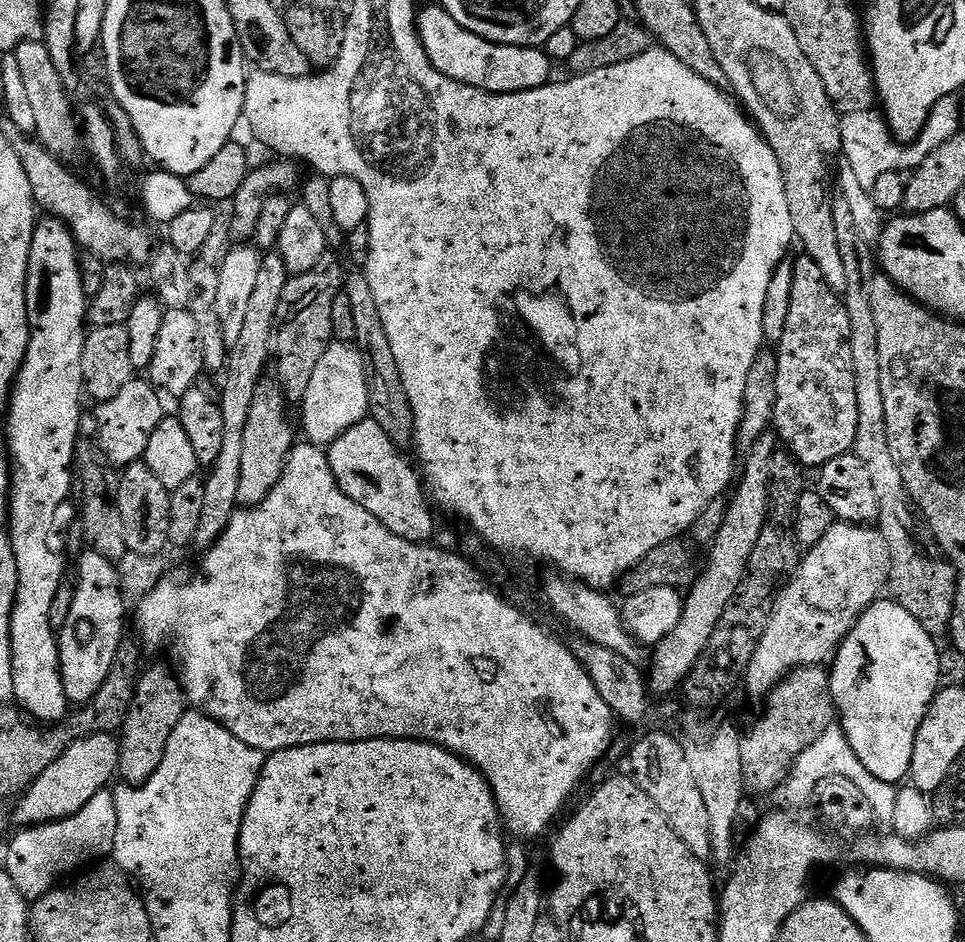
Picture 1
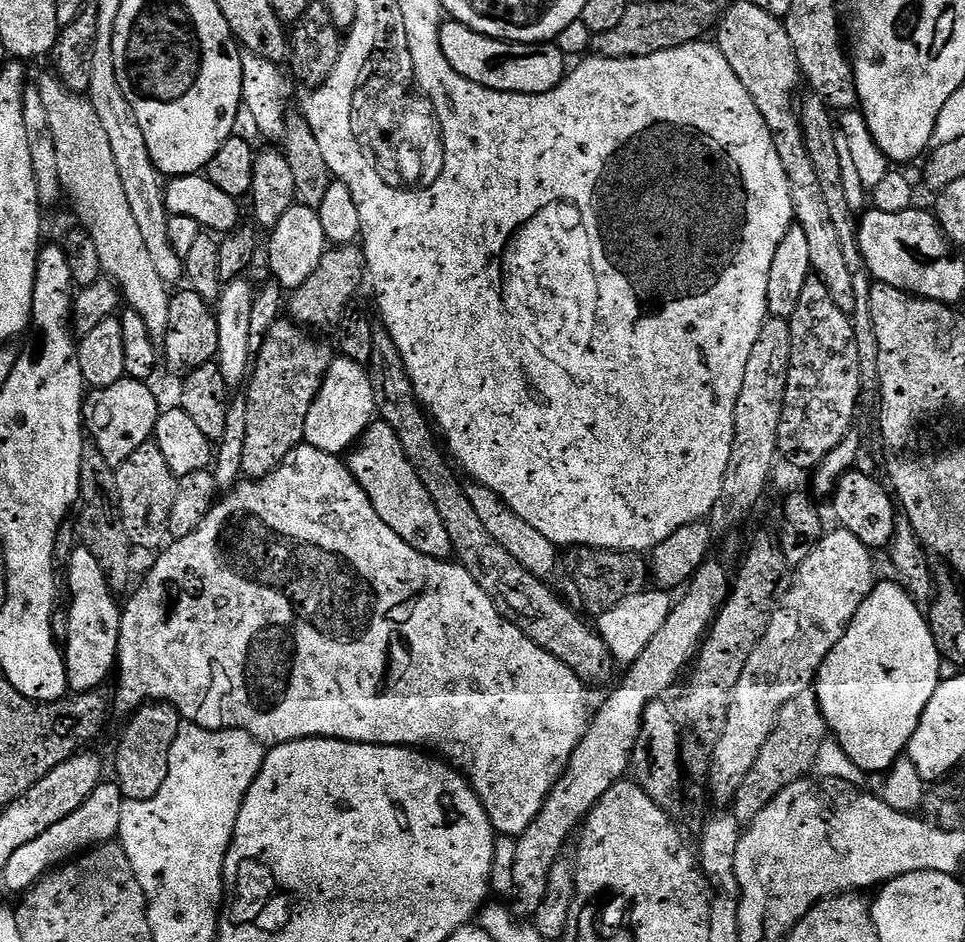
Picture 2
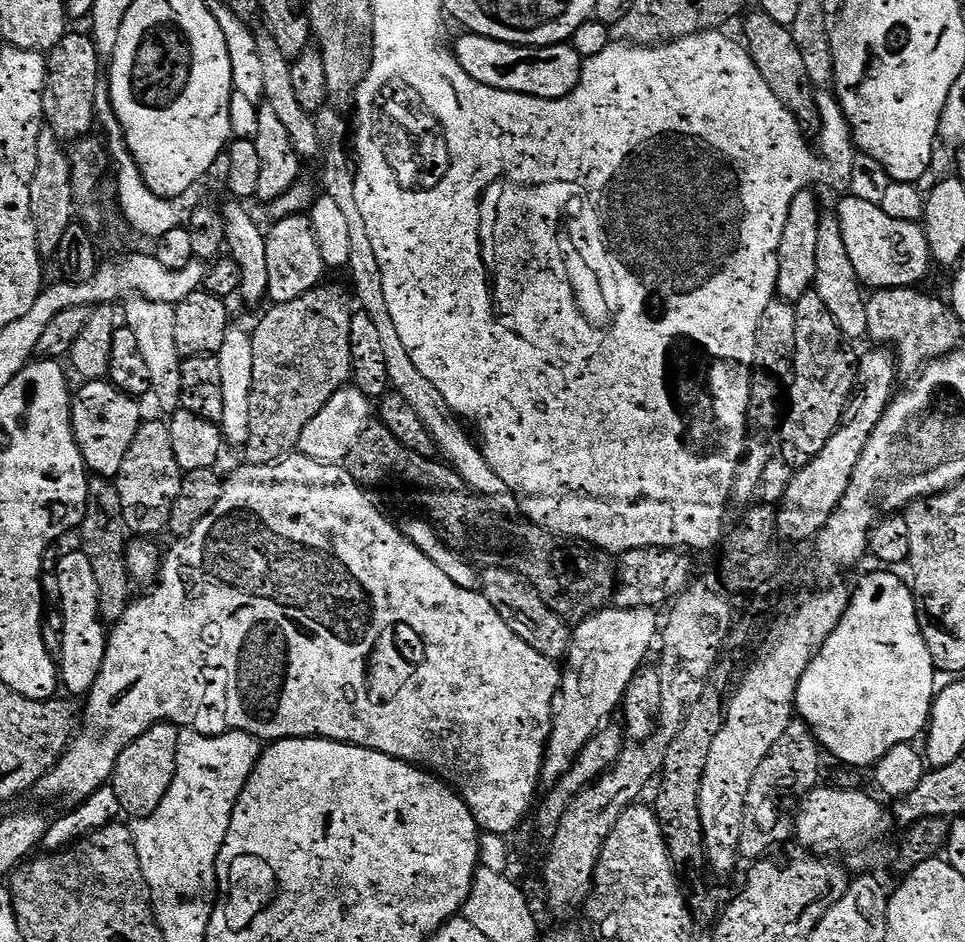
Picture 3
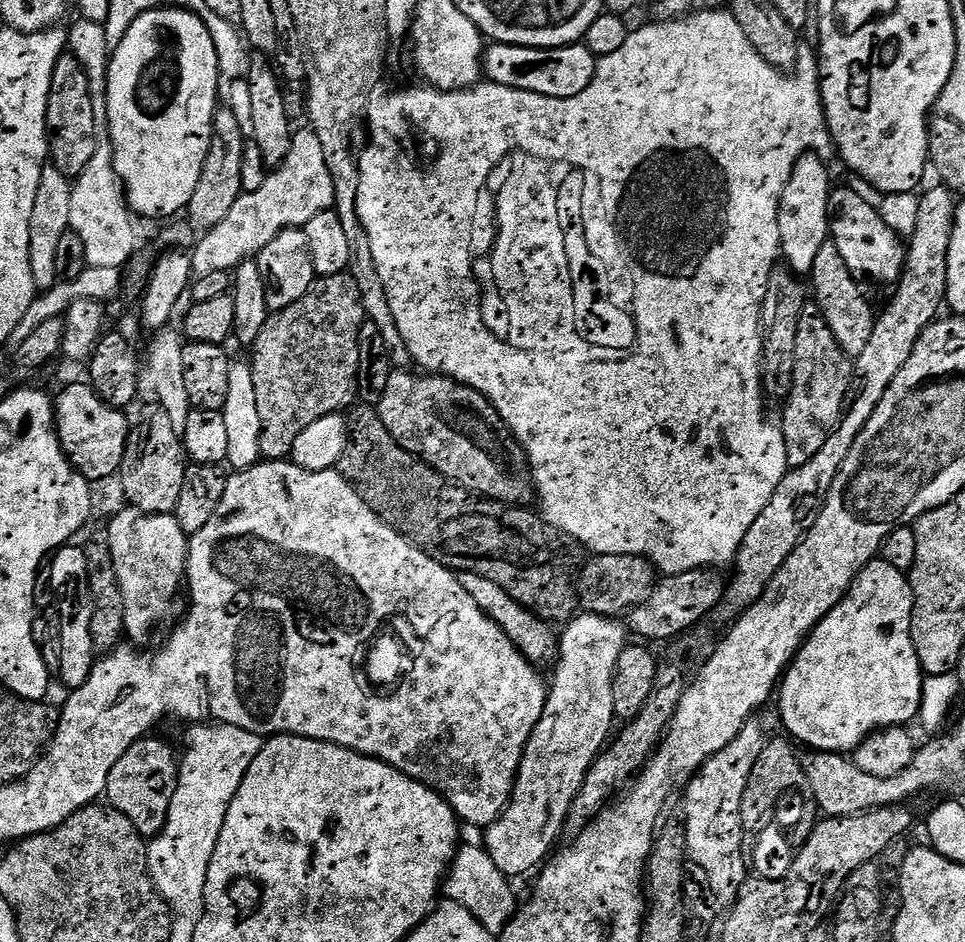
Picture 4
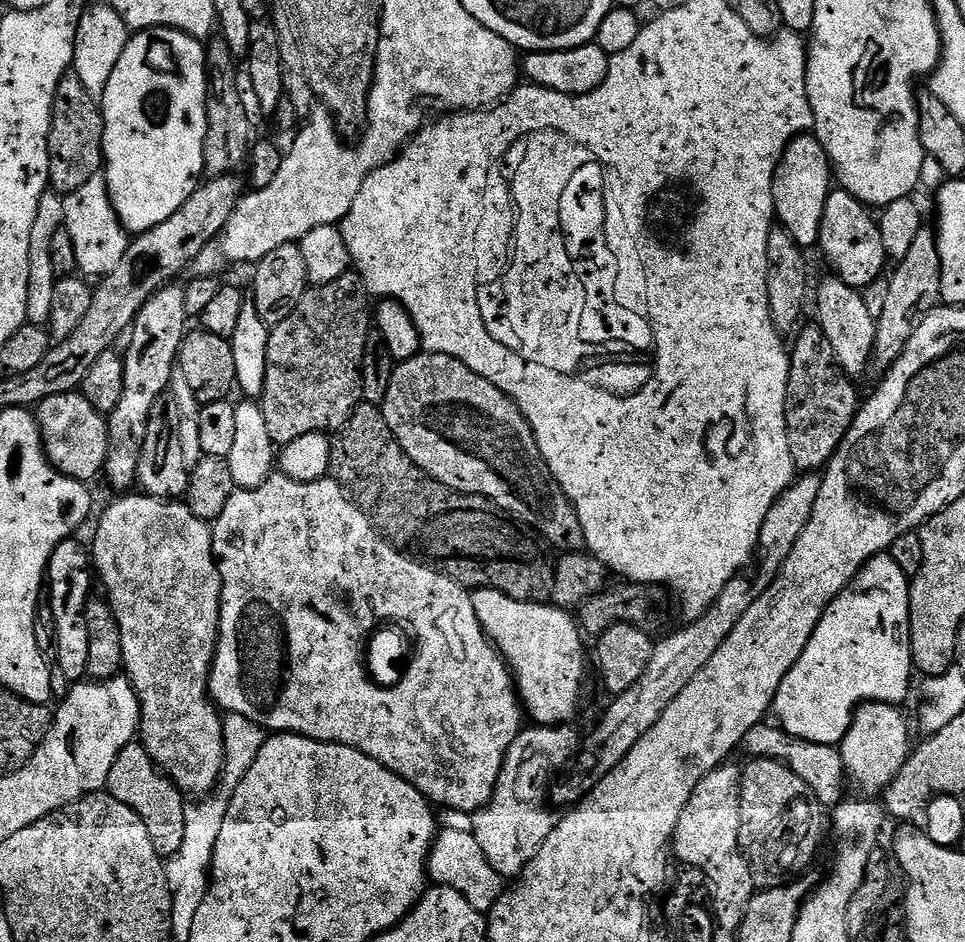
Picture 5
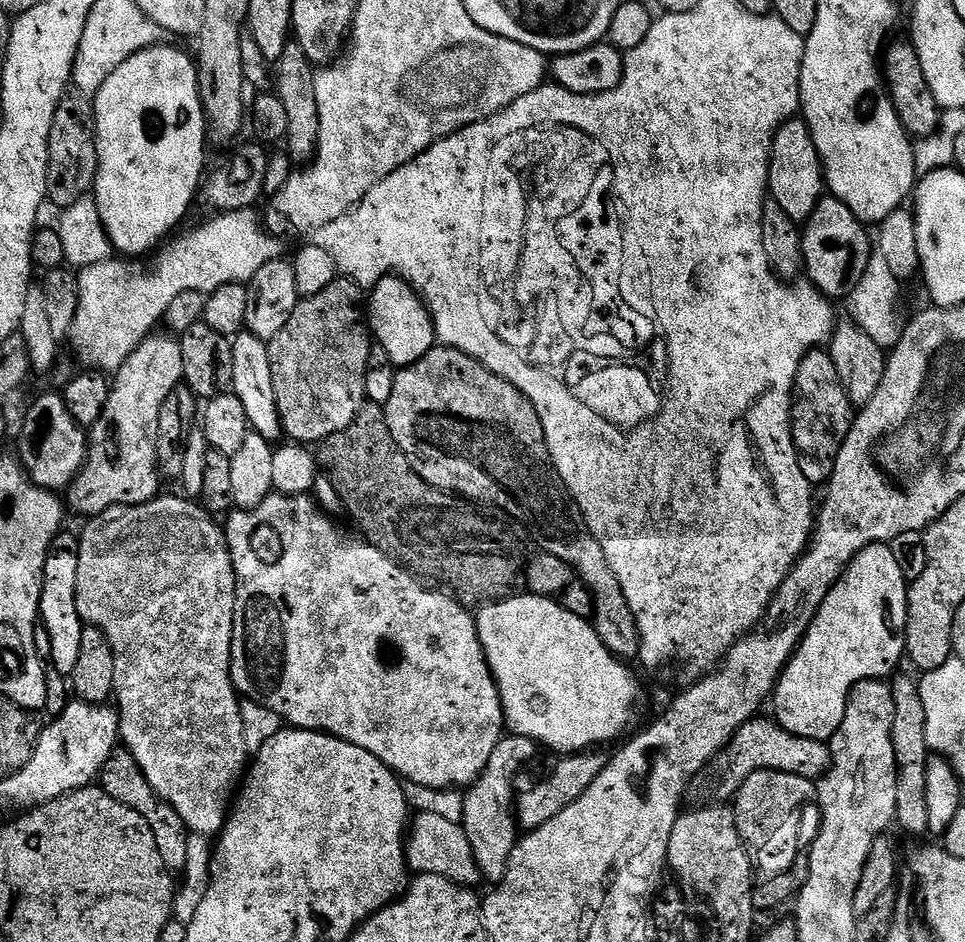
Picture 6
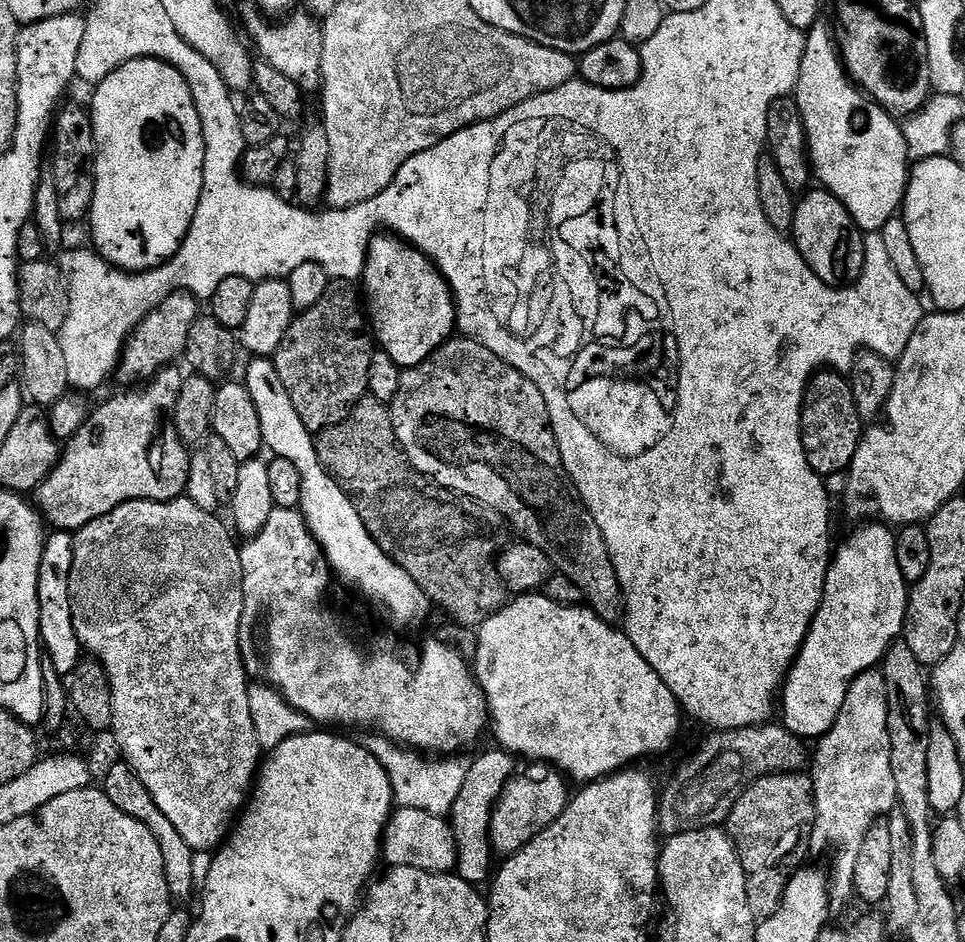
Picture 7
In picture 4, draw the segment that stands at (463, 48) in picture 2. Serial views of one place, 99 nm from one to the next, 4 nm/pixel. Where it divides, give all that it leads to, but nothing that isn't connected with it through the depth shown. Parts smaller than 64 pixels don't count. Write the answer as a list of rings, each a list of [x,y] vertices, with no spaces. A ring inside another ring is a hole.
[[[583,42],[561,48],[523,48],[521,44],[493,43],[482,57],[482,72],[491,83],[542,94],[550,98],[574,98],[596,77],[598,57]]]

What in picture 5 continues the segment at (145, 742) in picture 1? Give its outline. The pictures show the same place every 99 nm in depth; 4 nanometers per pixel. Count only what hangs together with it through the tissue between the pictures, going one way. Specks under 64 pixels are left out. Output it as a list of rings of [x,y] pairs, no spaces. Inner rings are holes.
[[[143,743],[127,744],[122,750],[122,754],[118,754],[118,758],[114,758],[114,766],[110,766],[110,778],[106,791],[108,795],[118,798],[120,805],[127,811],[137,812],[142,818],[142,822],[146,822],[146,830],[150,830],[154,850],[158,850],[162,854],[172,854],[179,849],[182,833],[186,828],[186,820],[184,824],[186,797],[157,768]]]

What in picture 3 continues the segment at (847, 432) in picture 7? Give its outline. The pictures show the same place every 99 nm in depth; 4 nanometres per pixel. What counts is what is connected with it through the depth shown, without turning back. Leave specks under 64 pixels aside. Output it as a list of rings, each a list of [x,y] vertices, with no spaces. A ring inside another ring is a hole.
[[[815,290],[802,294],[802,298],[794,301],[798,331],[794,333],[796,353],[792,363],[792,387],[788,389],[786,411],[780,422],[778,433],[778,456],[789,464],[789,469],[795,470],[806,466],[818,454],[822,454],[822,446],[830,442],[832,435],[839,430],[844,418],[844,410],[852,398],[852,389],[856,386],[857,353],[852,353],[853,345],[844,339],[842,330],[838,330],[838,322],[830,314],[826,302]]]

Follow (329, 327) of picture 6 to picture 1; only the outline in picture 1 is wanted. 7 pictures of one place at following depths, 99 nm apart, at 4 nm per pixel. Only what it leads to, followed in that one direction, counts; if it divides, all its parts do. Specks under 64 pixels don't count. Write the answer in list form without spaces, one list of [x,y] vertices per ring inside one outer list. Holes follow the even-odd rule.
[[[261,382],[254,394],[254,406],[250,406],[250,418],[246,418],[246,434],[242,441],[242,478],[238,478],[238,505],[254,508],[262,503],[278,486],[284,473],[288,456],[298,437],[288,417],[289,401],[279,383]]]

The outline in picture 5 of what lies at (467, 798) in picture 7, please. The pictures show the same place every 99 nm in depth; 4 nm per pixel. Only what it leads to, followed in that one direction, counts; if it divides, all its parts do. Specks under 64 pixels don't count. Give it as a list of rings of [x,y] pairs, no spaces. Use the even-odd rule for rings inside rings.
[[[528,726],[514,738],[498,774],[498,782],[490,802],[473,815],[471,832],[482,846],[487,862],[490,862],[490,866],[503,878],[519,877],[538,854],[538,850],[542,850],[546,838],[550,838],[550,834],[556,829],[558,820],[555,815],[552,817],[550,785],[557,773],[568,767],[581,748],[580,736],[572,726]]]

